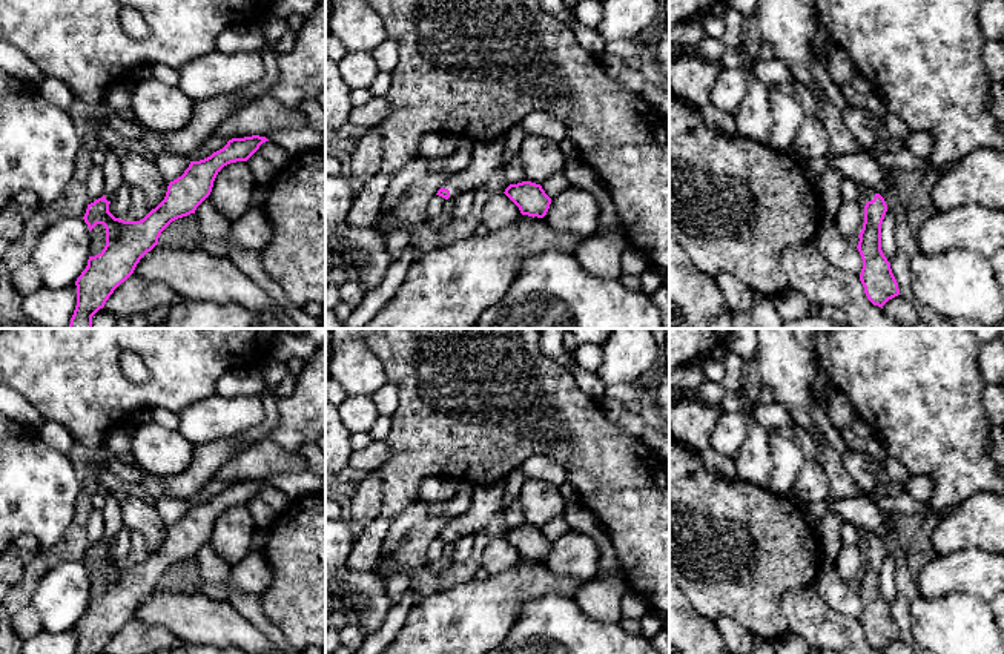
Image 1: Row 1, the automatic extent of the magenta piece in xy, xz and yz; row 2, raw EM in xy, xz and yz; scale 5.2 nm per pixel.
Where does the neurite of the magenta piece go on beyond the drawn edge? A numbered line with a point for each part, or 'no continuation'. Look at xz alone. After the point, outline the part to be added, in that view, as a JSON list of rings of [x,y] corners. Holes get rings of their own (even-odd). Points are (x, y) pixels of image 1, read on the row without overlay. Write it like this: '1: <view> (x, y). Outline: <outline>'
1: xz (487, 501). Outline: [[[499,481],[488,487],[474,487],[468,510],[453,519],[448,519],[442,528],[450,534],[450,542],[456,542],[467,534],[474,534],[504,511],[505,482]]]

